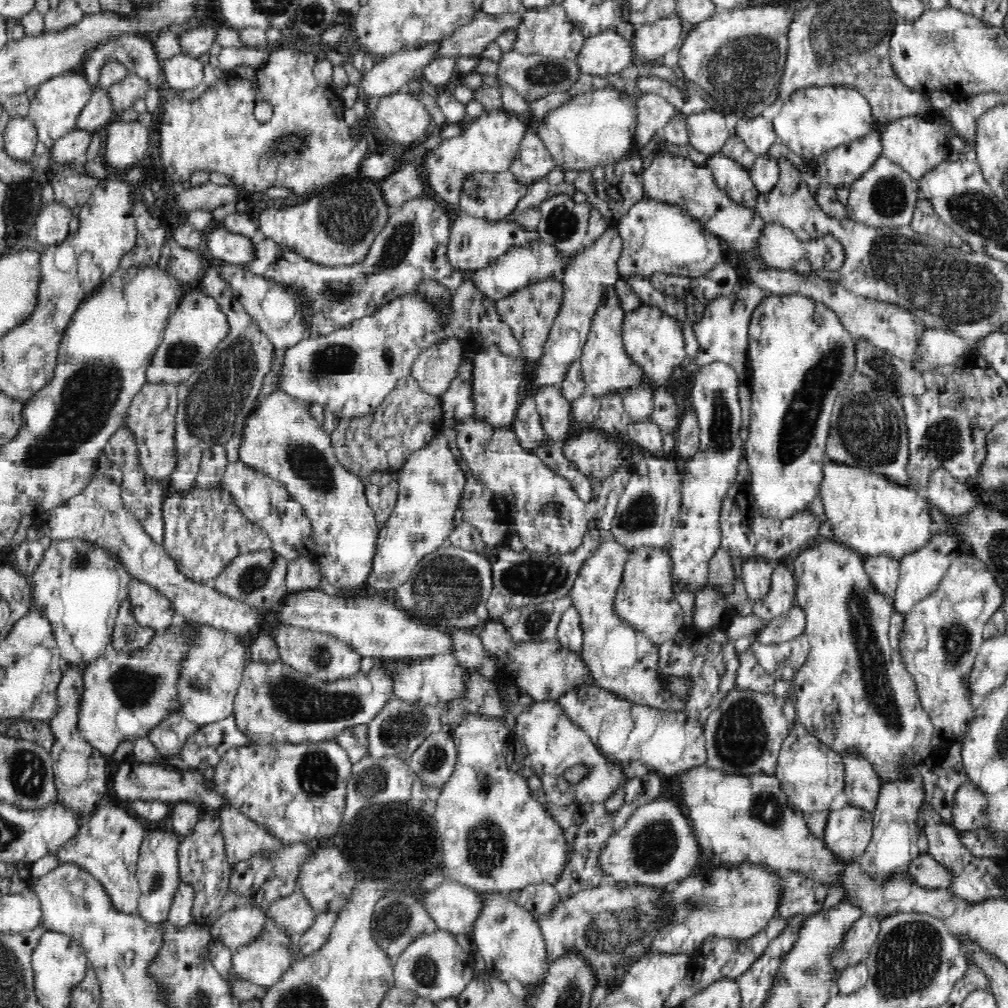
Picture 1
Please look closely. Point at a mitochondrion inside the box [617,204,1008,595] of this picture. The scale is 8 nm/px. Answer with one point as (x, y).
(960, 291)

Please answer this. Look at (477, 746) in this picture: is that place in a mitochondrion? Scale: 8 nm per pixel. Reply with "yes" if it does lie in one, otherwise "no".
no

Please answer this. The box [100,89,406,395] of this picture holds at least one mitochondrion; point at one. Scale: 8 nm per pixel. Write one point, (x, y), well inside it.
(348, 220)

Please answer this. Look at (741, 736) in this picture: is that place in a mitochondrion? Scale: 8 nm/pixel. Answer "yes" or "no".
yes

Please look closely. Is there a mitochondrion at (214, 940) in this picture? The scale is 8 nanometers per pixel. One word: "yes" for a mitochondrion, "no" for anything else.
no

